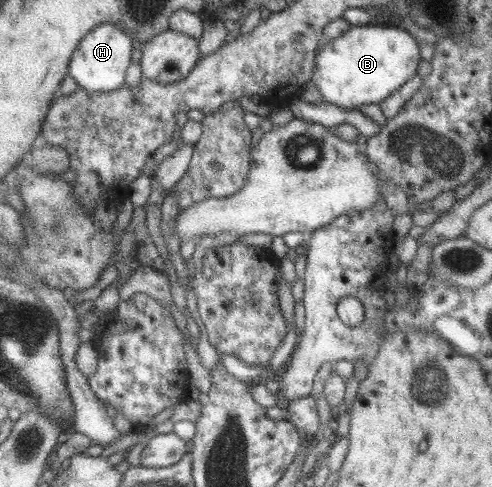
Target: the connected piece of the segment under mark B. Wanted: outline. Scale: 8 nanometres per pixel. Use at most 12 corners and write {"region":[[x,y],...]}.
{"region":[[394,24],[350,25],[317,49],[329,104],[379,104],[416,73]]}

